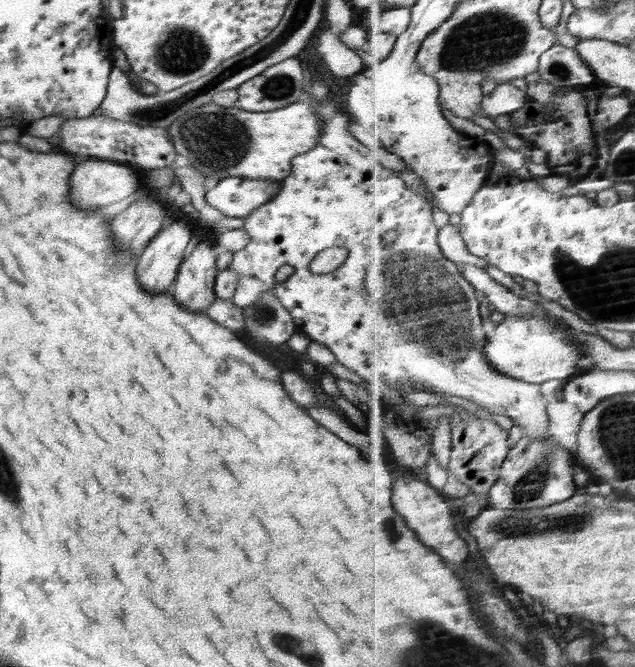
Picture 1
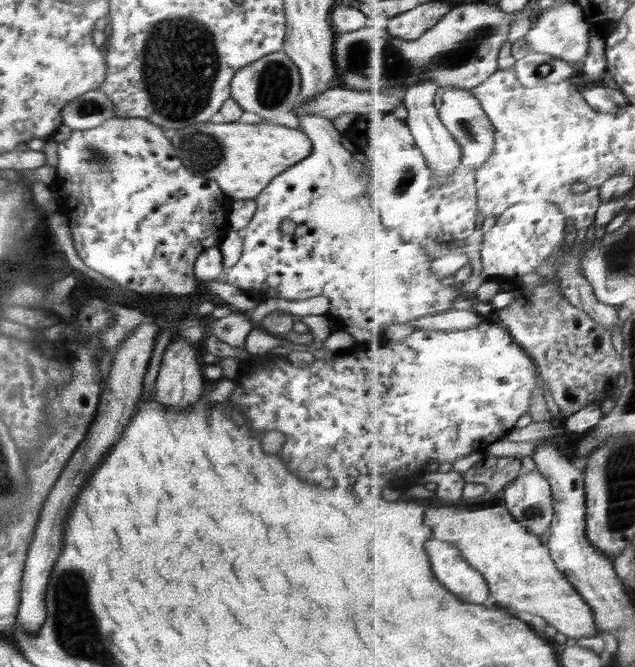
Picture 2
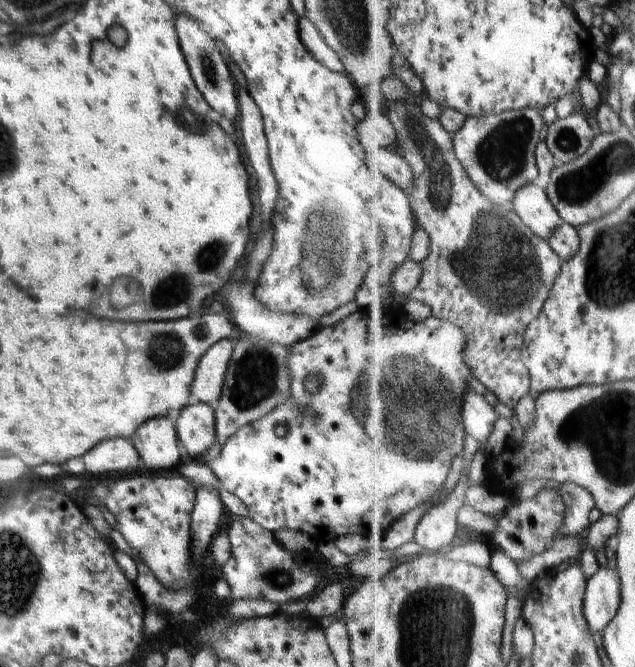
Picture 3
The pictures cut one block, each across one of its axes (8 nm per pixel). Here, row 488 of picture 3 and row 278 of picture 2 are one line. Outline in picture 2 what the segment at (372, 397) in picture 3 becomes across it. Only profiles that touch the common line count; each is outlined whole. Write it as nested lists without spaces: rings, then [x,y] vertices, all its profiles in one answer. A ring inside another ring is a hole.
[[[303,112],[297,117],[300,130],[311,140],[312,152],[274,177],[255,198],[257,207],[243,237],[242,254],[238,262],[224,272],[222,279],[259,303],[267,298],[295,301],[325,296],[331,304],[327,316],[333,319],[334,324],[352,331],[363,340],[400,333],[404,326],[408,328],[409,324],[420,322],[421,318],[454,308],[454,300],[460,296],[460,290],[454,288],[454,284],[442,283],[443,278],[432,270],[435,259],[426,254],[424,245],[408,242],[399,230],[386,228],[382,206],[380,216],[374,214],[374,206],[370,206],[366,198],[366,190],[368,185],[373,185],[373,180],[369,180],[363,159],[341,145],[343,134],[333,121]],[[284,220],[296,222],[293,234],[280,231]]]

